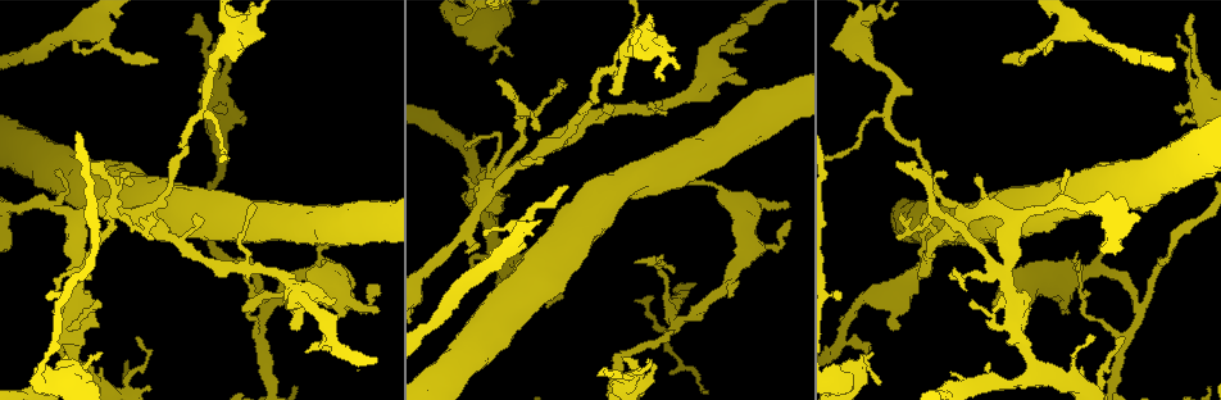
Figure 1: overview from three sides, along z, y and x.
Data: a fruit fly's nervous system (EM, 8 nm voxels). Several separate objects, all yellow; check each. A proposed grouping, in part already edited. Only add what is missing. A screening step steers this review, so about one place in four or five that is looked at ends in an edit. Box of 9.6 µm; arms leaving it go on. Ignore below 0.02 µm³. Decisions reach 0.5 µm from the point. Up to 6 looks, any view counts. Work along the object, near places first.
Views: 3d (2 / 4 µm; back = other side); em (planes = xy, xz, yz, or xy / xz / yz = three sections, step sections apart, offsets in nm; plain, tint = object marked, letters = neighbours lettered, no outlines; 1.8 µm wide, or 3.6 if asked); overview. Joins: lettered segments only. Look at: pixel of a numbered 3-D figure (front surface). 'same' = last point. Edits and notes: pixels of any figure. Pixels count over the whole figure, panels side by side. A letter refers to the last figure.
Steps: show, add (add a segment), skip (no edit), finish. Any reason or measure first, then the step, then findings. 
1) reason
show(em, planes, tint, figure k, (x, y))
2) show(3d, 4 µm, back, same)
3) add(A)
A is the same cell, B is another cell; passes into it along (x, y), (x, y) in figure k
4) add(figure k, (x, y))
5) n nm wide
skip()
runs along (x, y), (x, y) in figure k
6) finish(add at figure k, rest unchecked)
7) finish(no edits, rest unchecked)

an open end
show(em, xy, step 8, letters, figure 1, (897, 164))

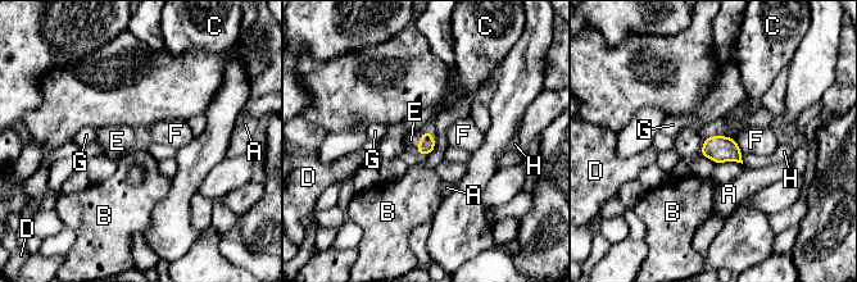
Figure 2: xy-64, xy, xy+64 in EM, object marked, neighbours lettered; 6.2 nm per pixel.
another direction
show(em, planes, letters, same)

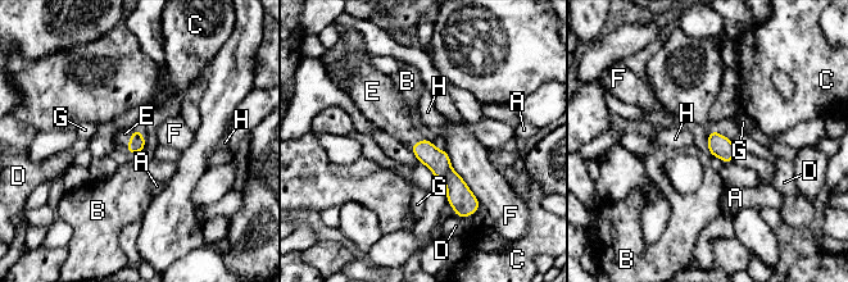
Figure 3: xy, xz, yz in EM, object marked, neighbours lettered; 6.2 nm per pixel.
110 nm wide; F touches over 420 nm
add(E)
E is the same cell, A, B, C, D, F, G and H are other cells; the cell continues

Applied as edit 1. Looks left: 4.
thin end
show(em, 3.6 µm, xy, step 16, letters, figure 1, (1005, 61))

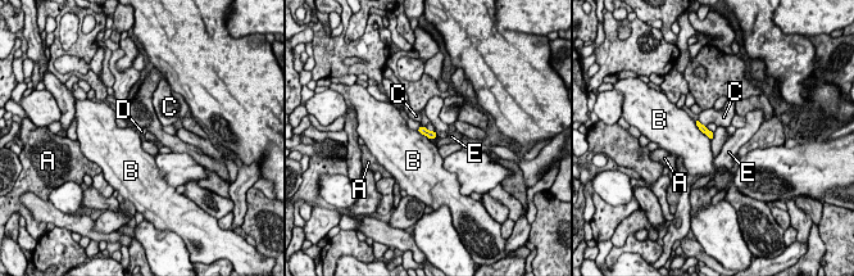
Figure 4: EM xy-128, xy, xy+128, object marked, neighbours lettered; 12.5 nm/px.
cut it another way
show(em, 3.6 µm, yz, step 16, letters, same)

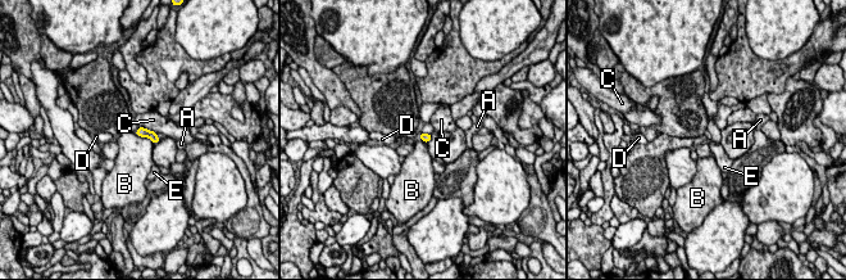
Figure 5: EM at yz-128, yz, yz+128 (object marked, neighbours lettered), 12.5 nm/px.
skip()
A, B, C, D and E are other cells; border along (133, 132), (146, 136), (153, 144) in figure 5; no lettered segment goes on from it

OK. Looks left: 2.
an open end
show(em, yz, step 16, letters, figure 1, (485, 234))

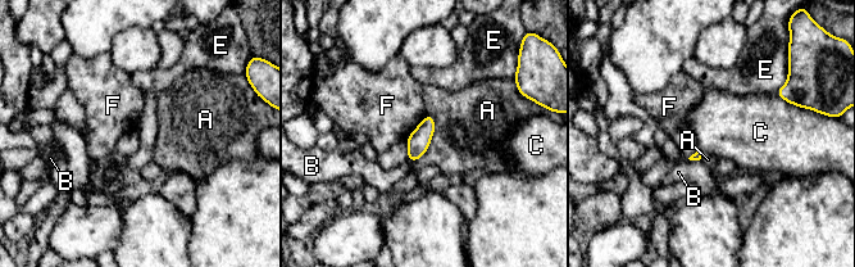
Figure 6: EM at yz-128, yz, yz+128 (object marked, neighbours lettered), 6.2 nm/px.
show(em, planes, letters, same)

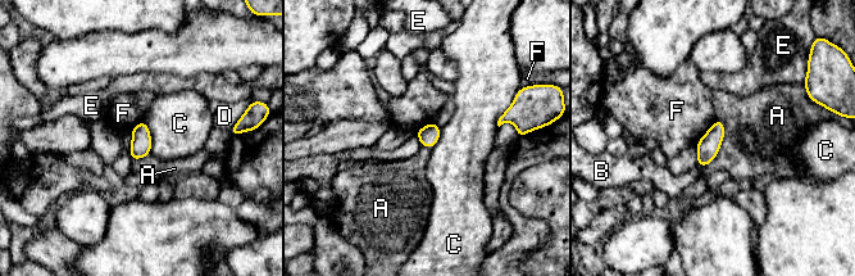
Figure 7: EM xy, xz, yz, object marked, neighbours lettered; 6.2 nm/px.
skip()
A, B, C, D, E and F are other cells; border along (719, 118), (724, 138), (704, 167) in figure 7; no lettered segment goes on from it

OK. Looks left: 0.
finish(add at figure 3, rest unchecked)

